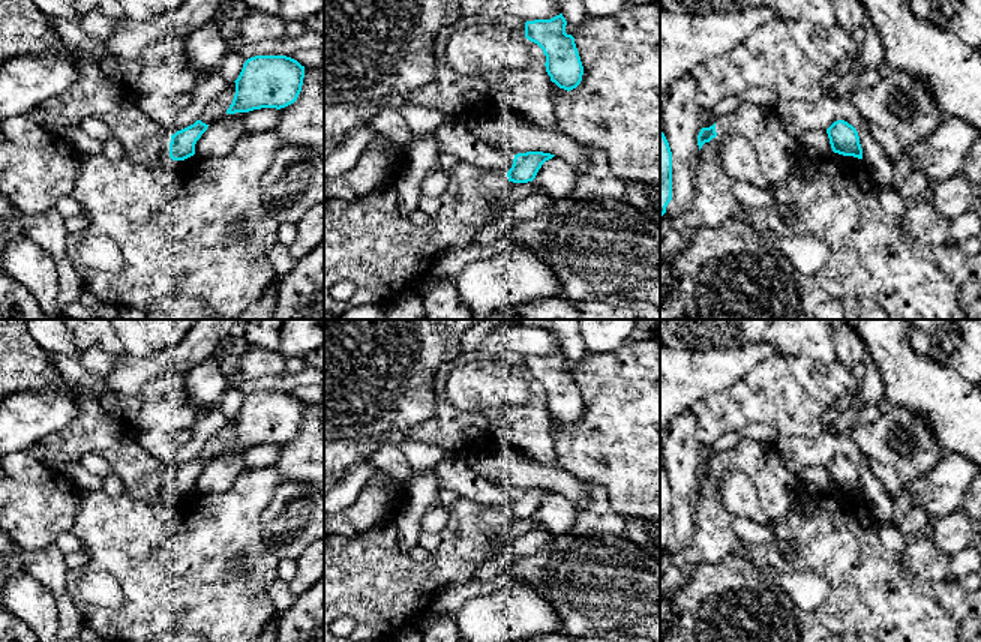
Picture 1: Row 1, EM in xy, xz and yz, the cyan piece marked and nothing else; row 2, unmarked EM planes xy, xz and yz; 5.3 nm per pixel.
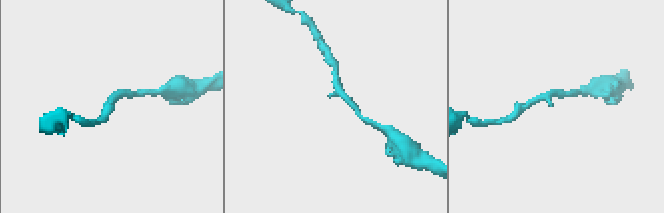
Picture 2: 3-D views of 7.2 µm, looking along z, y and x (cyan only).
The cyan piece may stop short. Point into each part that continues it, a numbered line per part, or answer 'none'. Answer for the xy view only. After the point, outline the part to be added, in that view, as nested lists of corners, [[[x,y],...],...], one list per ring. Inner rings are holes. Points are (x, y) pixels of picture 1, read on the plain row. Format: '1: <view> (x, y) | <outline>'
none

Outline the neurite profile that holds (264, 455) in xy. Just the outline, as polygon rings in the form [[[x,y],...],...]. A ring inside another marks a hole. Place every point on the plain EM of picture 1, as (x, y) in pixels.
[[[261,444],[249,447],[244,452],[244,468],[262,468],[262,466],[273,466],[276,459],[280,454],[280,446],[276,444]]]

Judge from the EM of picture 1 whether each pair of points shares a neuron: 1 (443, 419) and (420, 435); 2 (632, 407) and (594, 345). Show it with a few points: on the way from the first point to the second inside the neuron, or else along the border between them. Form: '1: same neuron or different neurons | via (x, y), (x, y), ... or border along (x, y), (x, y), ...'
1: same neuron | via (437, 425), (426, 432)
2: different neurons | border along (629, 338), (614, 350), (587, 353)

